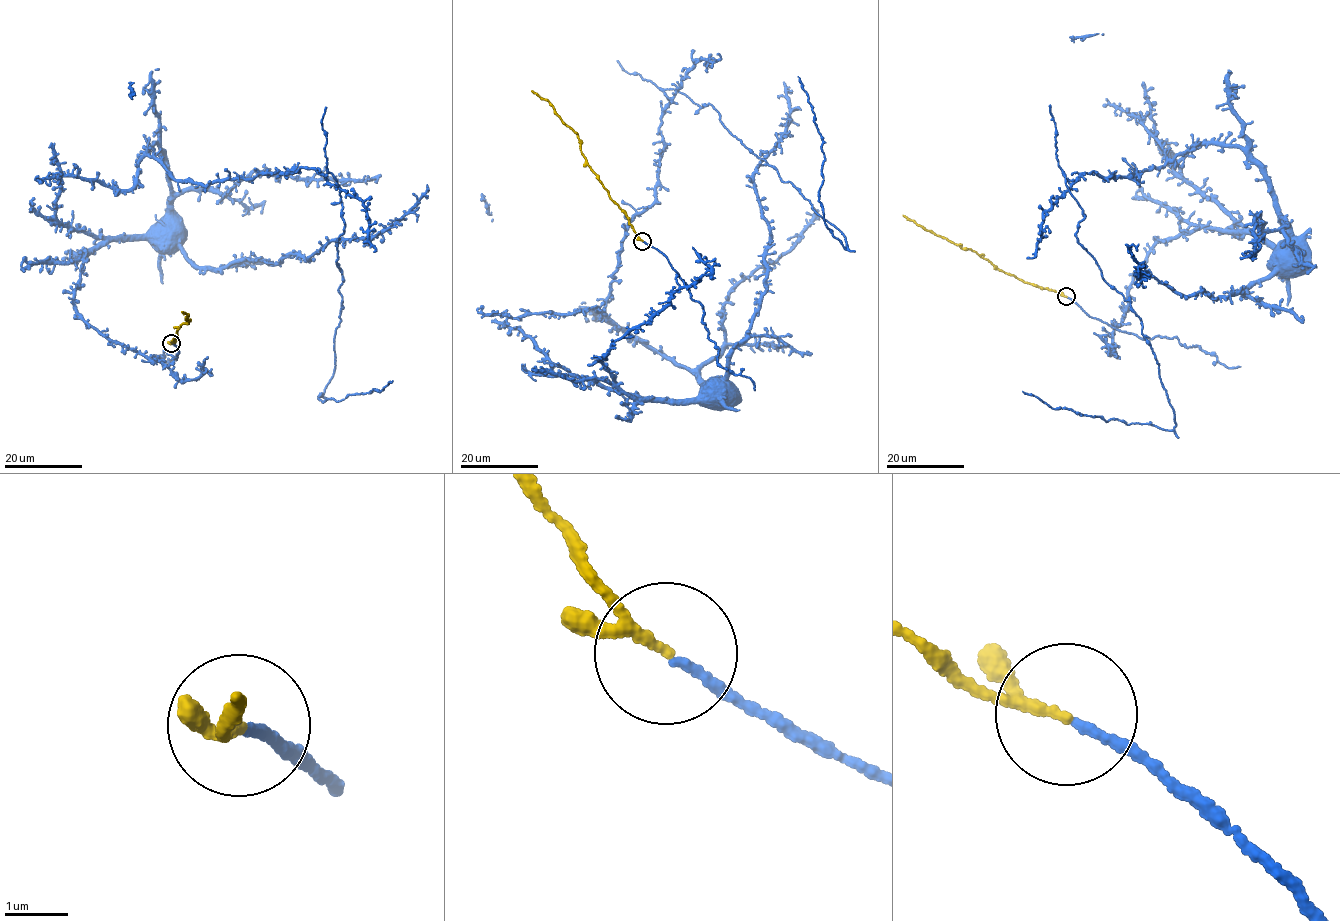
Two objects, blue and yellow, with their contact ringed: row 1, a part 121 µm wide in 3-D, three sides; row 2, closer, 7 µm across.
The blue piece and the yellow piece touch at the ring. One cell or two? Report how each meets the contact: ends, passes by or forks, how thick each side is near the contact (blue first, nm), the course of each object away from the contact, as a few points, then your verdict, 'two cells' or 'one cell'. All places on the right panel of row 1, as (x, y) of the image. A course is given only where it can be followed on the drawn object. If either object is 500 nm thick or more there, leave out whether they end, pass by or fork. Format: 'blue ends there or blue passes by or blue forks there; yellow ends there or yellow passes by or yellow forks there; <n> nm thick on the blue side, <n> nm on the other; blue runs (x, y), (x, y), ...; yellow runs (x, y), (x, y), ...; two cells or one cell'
blue ends there; yellow passes by; 120 nm thick on the blue side, 120 nm on the other; blue runs (1066, 297), (1113, 332), (1121, 323), (1135, 272), (1151, 248), (1201, 227), (1249, 234), (1279, 249), (1277, 264); yellow runs (1066, 297), (1023, 282), (973, 251), (964, 249), (903, 215); one cell

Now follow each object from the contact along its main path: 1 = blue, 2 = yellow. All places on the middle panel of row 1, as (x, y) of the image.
1: (642, 241), (667, 259), (679, 289), (598, 359), (637, 399), (676, 401), (716, 385)
2: (642, 241), (626, 213), (609, 198), (608, 191), (581, 153), (577, 133), (562, 121), (551, 104), (532, 90)

